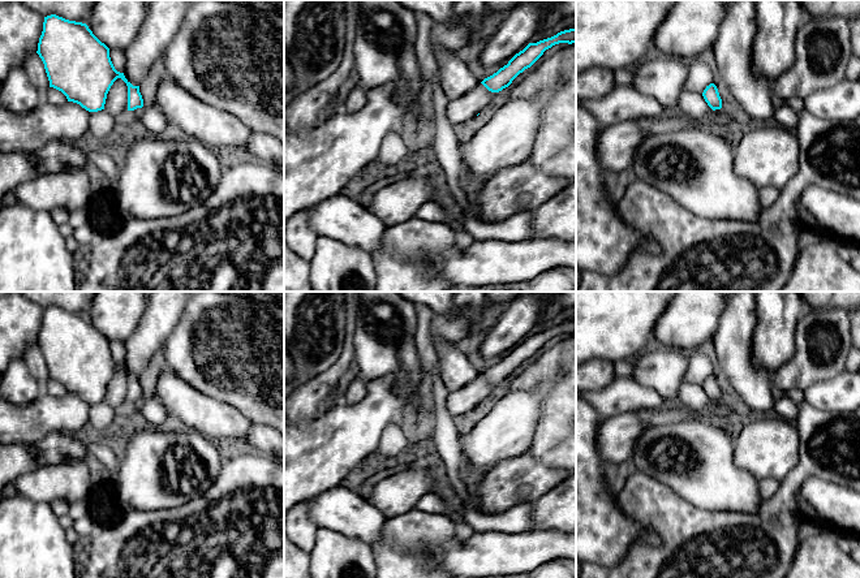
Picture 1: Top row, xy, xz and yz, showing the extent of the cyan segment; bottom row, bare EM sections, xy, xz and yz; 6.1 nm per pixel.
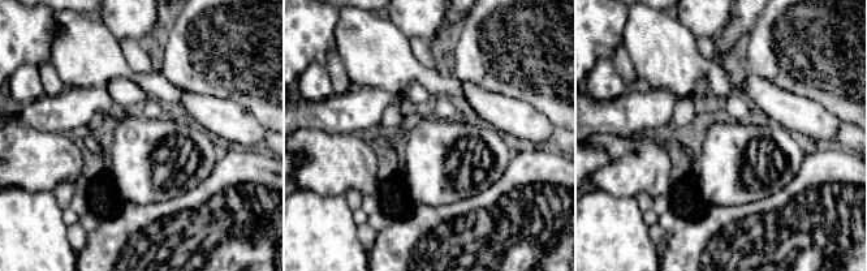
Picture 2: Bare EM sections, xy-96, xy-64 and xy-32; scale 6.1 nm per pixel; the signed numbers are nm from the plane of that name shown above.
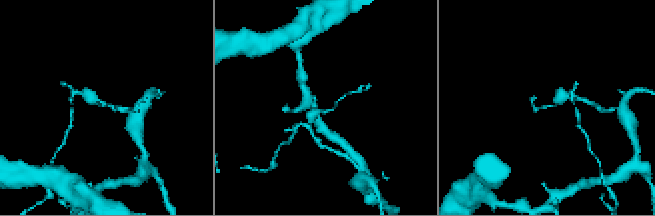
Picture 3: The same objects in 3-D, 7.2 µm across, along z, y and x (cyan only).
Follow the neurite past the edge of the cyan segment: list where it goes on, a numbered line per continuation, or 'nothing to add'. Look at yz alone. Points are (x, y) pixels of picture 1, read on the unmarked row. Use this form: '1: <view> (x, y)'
nothing to add

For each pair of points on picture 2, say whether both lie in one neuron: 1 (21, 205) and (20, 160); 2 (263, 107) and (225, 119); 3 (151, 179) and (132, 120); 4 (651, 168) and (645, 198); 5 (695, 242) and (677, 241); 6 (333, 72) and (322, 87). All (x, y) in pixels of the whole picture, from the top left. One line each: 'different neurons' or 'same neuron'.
1: different neurons
2: different neurons
3: same neuron
4: different neurons
5: same neuron
6: different neurons

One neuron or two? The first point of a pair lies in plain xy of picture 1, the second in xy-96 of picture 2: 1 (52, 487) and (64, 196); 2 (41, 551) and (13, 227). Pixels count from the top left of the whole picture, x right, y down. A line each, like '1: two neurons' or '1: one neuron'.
1: two neurons
2: one neuron

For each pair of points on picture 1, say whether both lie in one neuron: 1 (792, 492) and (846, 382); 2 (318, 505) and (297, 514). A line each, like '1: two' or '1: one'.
1: two
2: two

